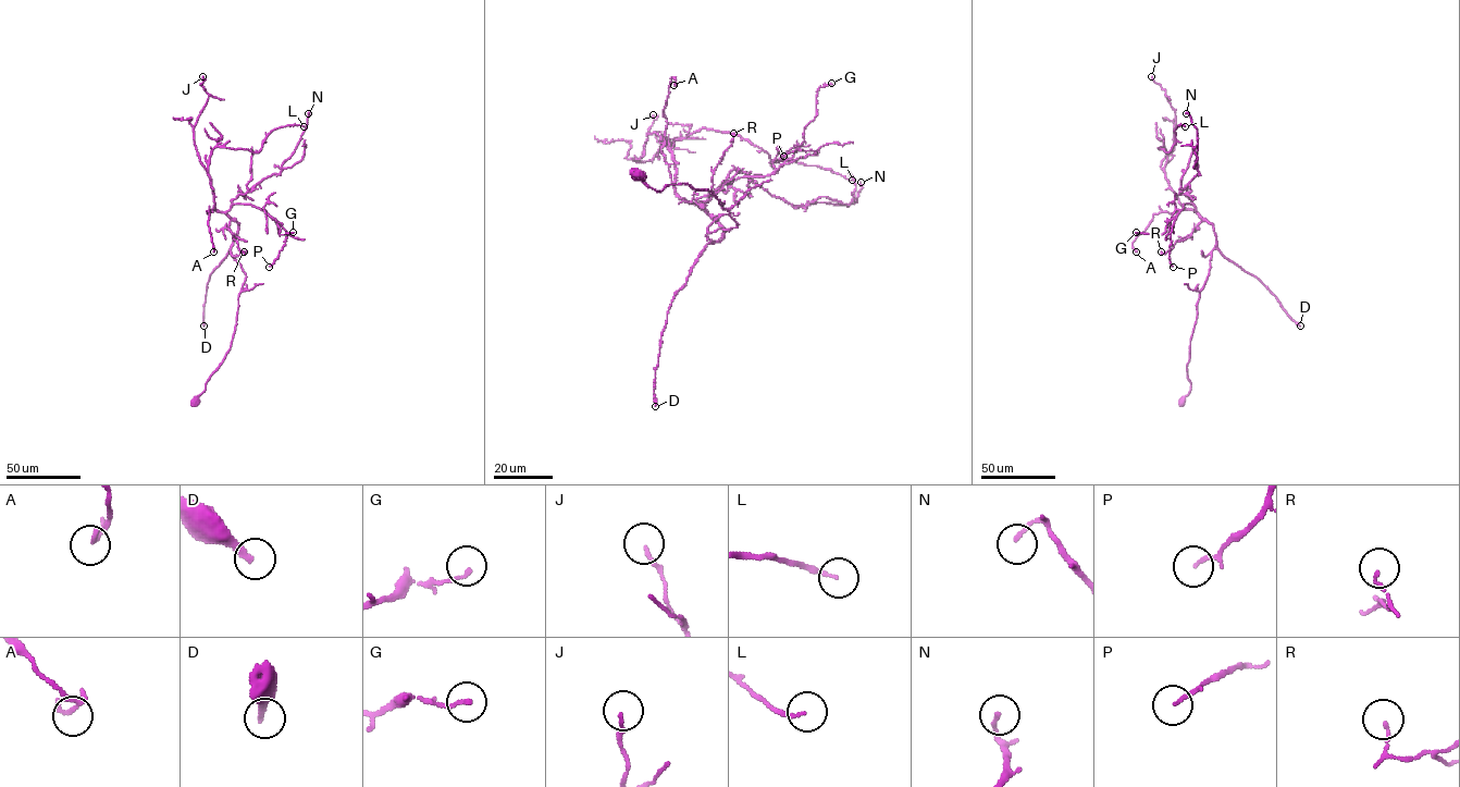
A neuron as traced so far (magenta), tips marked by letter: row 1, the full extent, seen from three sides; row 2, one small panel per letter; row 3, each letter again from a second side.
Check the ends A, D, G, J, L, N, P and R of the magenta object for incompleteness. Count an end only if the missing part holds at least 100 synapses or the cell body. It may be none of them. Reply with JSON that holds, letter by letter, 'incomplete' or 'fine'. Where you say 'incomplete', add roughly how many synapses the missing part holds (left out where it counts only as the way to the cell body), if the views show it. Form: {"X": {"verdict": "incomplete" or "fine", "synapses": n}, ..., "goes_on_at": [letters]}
{"A": {"verdict": "fine"}, "D": {"verdict": "incomplete", "synapses": 200}, "G": {"verdict": "fine"}, "J": {"verdict": "fine"}, "L": {"verdict": "fine"}, "N": {"verdict": "fine"}, "P": {"verdict": "fine"}, "R": {"verdict": "fine"}, "goes_on_at": ["D"]}

